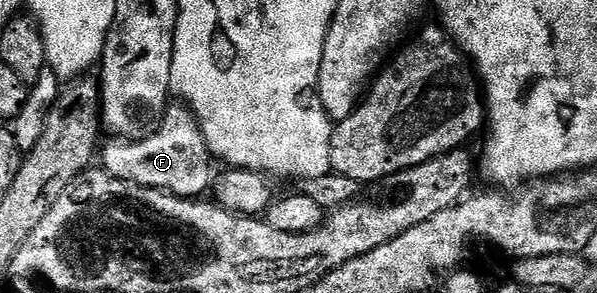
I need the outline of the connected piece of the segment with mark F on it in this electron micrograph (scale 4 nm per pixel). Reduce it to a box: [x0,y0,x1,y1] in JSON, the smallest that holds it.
[102,101,213,199]

